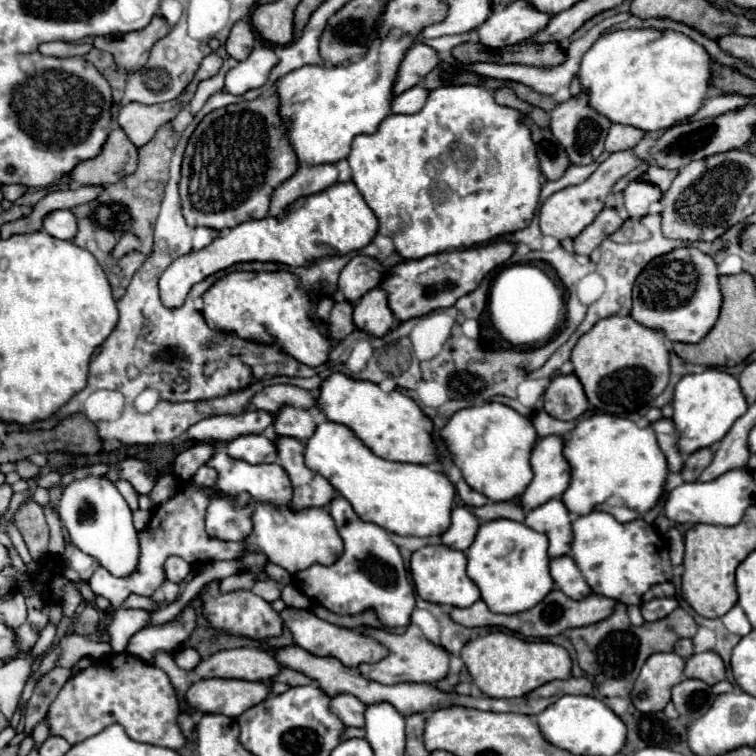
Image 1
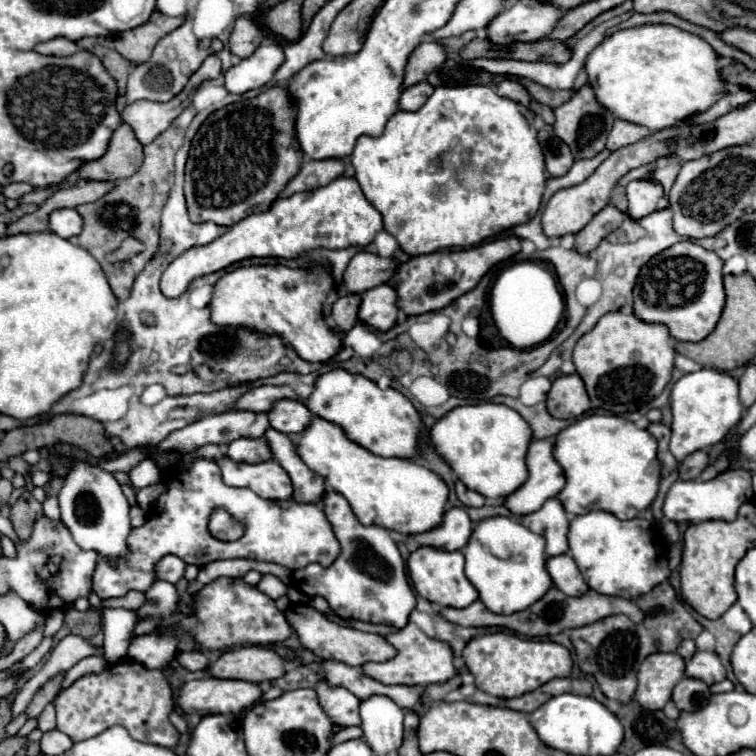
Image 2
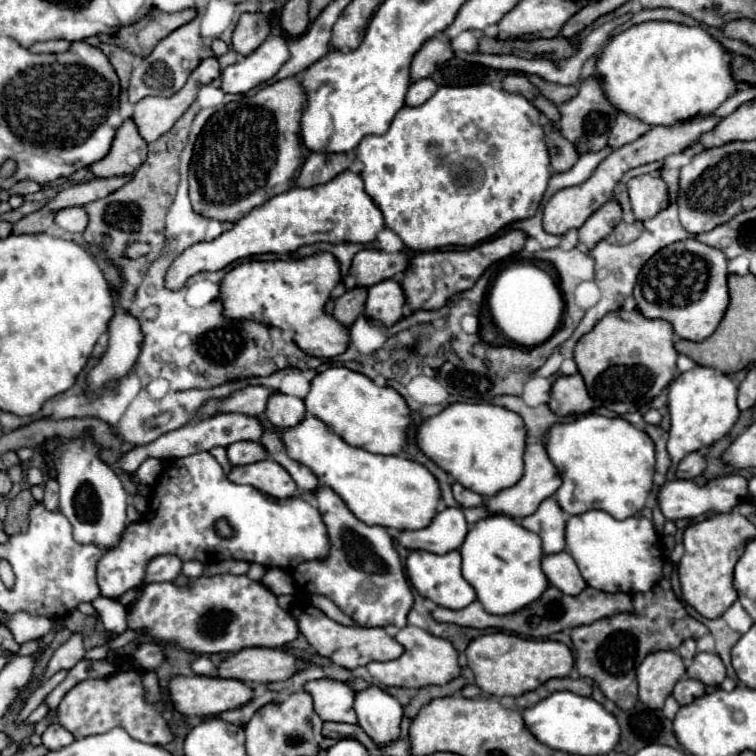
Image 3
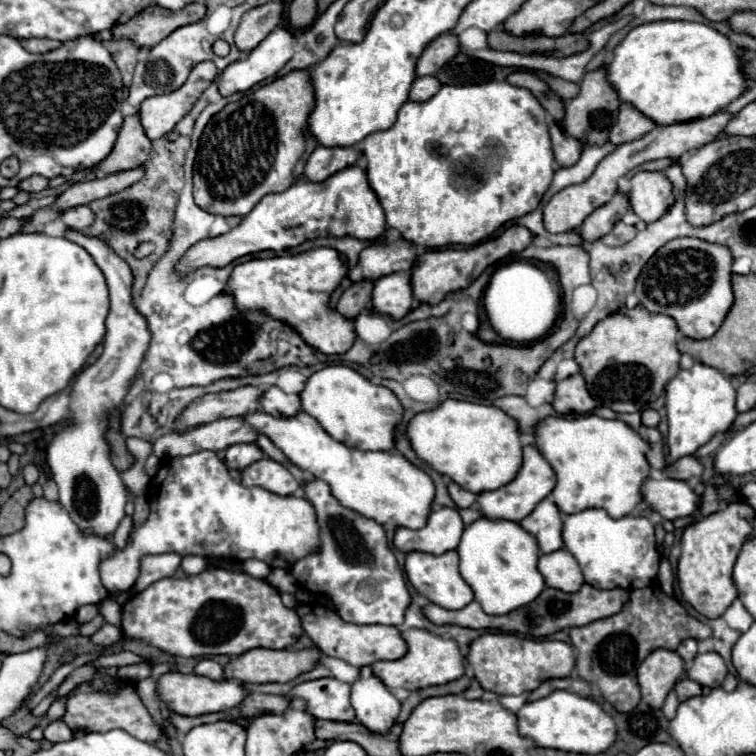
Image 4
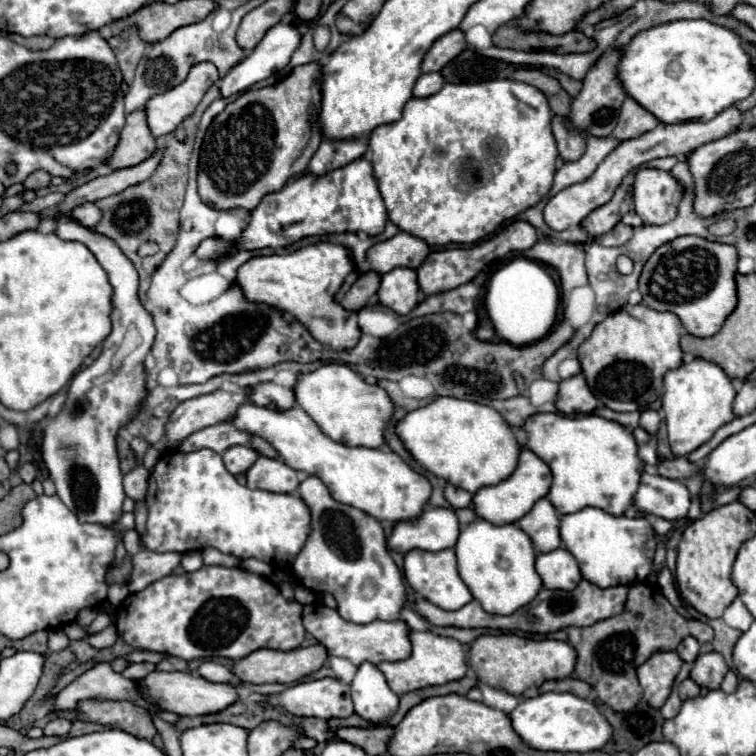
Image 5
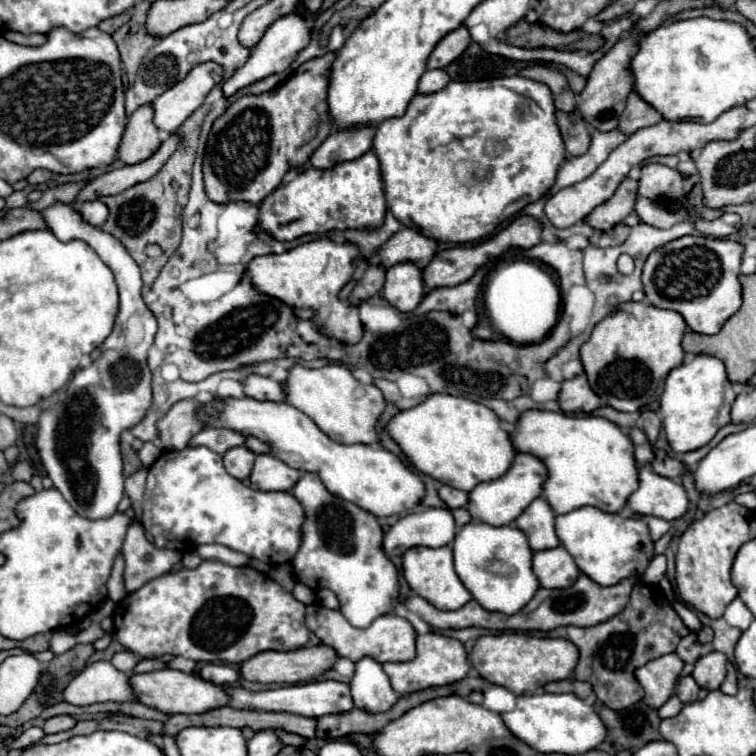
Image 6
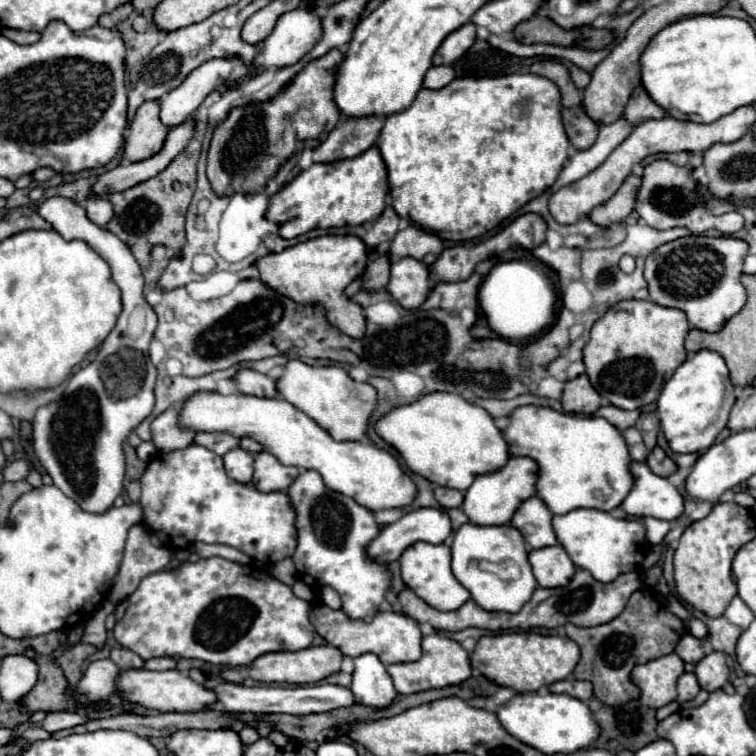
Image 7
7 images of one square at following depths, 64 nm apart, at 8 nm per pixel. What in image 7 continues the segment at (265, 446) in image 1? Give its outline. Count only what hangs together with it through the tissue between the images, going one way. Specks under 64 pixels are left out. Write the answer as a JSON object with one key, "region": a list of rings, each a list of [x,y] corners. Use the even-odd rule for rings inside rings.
{"region":[[[234,448],[228,454],[224,454],[226,474],[240,484],[248,484],[252,480],[252,462],[254,456],[242,448]]]}

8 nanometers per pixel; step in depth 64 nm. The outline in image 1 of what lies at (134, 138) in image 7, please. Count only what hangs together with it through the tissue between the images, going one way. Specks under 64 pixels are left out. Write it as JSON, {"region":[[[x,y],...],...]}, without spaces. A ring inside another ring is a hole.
{"region":[[[114,126],[102,152],[96,158],[80,162],[72,170],[72,180],[86,186],[106,186],[120,182],[120,178],[132,174],[138,166],[138,148],[128,142],[128,136],[120,126]]]}

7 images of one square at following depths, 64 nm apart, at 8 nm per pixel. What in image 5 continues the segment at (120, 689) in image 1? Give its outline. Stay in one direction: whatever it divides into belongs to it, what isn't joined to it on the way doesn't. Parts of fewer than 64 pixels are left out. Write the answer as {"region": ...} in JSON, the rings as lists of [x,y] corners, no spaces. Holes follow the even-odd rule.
{"region":[[[84,700],[76,708],[80,720],[112,724],[120,730],[126,730],[138,738],[152,740],[156,728],[148,716],[148,712],[140,706],[130,702],[98,702],[98,700]]]}

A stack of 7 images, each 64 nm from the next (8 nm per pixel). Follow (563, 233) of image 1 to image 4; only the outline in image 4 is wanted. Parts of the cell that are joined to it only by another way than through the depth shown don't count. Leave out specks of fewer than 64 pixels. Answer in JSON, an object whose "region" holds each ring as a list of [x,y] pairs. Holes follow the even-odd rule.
{"region":[[[718,112],[718,114],[710,116],[710,118],[700,118],[700,120],[692,120],[692,122],[680,122],[680,124],[672,124],[672,126],[656,126],[652,132],[644,134],[642,138],[616,146],[616,150],[612,154],[608,154],[596,166],[594,174],[586,182],[568,186],[568,188],[560,190],[556,196],[550,198],[550,202],[544,206],[544,226],[546,226],[546,230],[558,234],[558,232],[568,232],[568,230],[578,228],[590,212],[594,212],[598,206],[606,204],[616,194],[618,180],[626,172],[630,172],[636,166],[640,166],[644,162],[650,162],[650,160],[680,158],[684,152],[700,148],[700,146],[716,140],[718,136],[724,134],[724,126],[732,118],[734,118],[734,114],[730,114],[730,112]]]}

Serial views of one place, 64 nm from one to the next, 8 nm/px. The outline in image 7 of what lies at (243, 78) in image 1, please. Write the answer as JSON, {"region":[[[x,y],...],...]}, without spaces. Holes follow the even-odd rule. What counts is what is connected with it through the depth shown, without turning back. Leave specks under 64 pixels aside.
{"region":[[[296,8],[284,16],[280,16],[280,20],[276,22],[276,28],[274,32],[258,46],[260,48],[260,54],[258,58],[254,60],[254,64],[250,66],[252,72],[260,74],[272,66],[278,66],[278,68],[284,68],[284,66],[292,66],[296,64],[304,54],[308,54],[316,42],[322,38],[322,18],[318,16],[316,8]]]}

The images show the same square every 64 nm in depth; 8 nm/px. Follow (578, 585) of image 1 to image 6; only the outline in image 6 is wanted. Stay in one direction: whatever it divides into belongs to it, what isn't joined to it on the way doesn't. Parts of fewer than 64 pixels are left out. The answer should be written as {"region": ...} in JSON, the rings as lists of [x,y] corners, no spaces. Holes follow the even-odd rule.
{"region":[[[562,546],[534,552],[532,570],[542,588],[568,588],[580,574],[572,556]]]}

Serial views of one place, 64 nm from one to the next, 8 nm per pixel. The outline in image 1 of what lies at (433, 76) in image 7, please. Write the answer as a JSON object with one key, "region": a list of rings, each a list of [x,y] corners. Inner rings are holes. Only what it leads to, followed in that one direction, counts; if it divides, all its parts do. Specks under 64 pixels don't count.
{"region":[[[414,86],[394,98],[392,112],[394,114],[416,114],[422,110],[428,94],[430,94],[430,90],[426,90],[424,86]]]}

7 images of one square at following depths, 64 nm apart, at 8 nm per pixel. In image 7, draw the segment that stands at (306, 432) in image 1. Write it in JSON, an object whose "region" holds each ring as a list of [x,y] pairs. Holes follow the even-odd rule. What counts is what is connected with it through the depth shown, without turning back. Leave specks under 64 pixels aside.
{"region":[[[240,368],[232,380],[242,394],[252,394],[252,396],[260,396],[260,398],[264,398],[264,396],[274,398],[276,396],[276,382],[256,370]]]}

